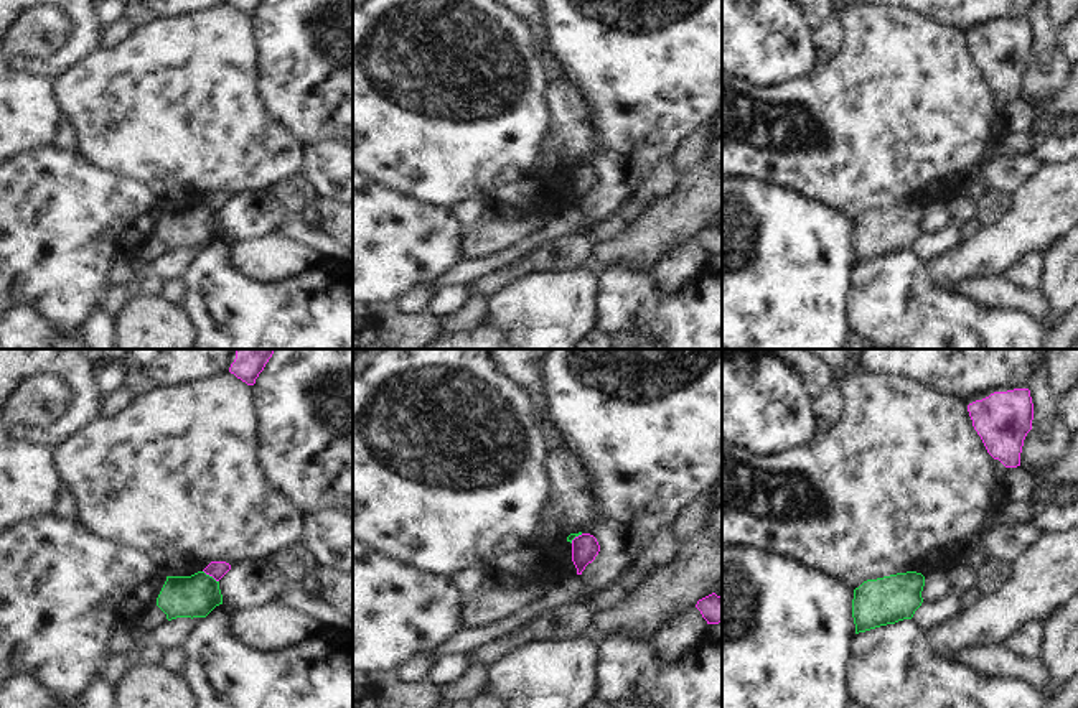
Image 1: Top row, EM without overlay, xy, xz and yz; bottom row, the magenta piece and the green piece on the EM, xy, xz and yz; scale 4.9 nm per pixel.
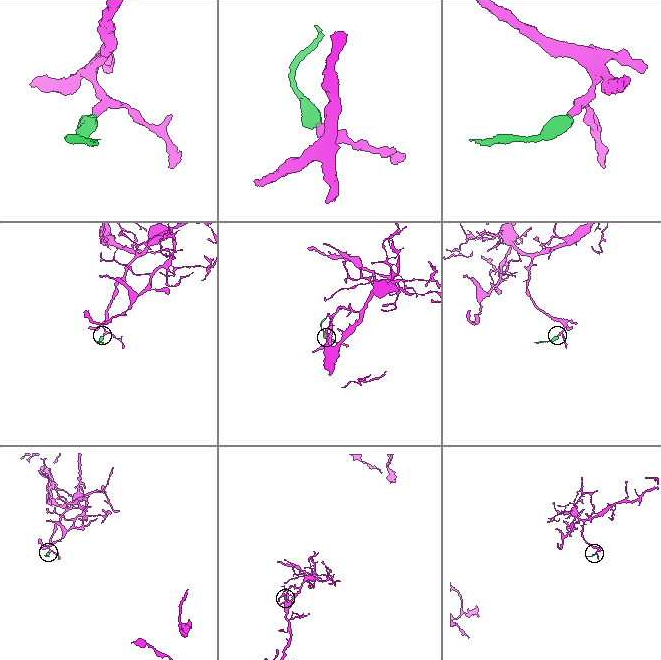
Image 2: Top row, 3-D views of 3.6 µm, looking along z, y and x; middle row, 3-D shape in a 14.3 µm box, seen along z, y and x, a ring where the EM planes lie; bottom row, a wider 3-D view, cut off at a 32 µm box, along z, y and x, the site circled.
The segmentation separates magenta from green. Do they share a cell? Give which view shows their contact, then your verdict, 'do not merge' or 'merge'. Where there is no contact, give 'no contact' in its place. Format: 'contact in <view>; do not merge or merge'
contact in xy; do not merge

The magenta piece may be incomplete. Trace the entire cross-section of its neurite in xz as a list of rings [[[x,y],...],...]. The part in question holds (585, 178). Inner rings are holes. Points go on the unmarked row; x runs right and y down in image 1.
[[[582,165],[572,171],[572,193],[577,206],[582,206],[585,198],[595,191],[600,183],[597,170],[590,165]]]

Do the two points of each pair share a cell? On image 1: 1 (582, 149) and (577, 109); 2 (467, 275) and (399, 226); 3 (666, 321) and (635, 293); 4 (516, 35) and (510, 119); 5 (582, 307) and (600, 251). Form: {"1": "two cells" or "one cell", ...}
{"1": "one cell", "2": "two cells", "3": "one cell", "4": "one cell", "5": "two cells"}

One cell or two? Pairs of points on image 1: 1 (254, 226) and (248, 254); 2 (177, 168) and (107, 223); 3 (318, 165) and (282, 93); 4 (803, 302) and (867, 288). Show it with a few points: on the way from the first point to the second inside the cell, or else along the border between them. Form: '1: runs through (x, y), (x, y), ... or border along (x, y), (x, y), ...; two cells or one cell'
1: border along (277, 232), (233, 246); two cells
2: border along (116, 172), (147, 183), (167, 206); two cells
3: border along (335, 135), (327, 135), (307, 147); two cells
4: border along (856, 265), (851, 275), (848, 303), (849, 330); two cells

